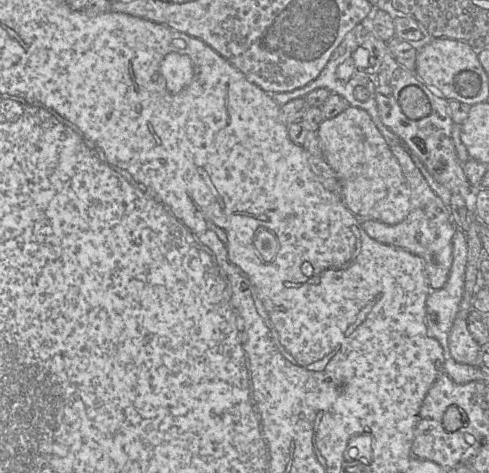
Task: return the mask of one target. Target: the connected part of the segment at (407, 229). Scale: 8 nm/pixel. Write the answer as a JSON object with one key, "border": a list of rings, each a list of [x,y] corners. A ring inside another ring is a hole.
{"border":[[[403,143],[393,145],[392,152],[401,166],[410,191],[409,212],[402,222],[395,225],[388,225],[373,219],[363,219],[362,227],[372,239],[407,250],[420,257],[424,262],[429,288],[435,291],[444,287],[450,274],[453,261],[452,239],[456,226],[452,220],[449,206],[431,189]]]}

